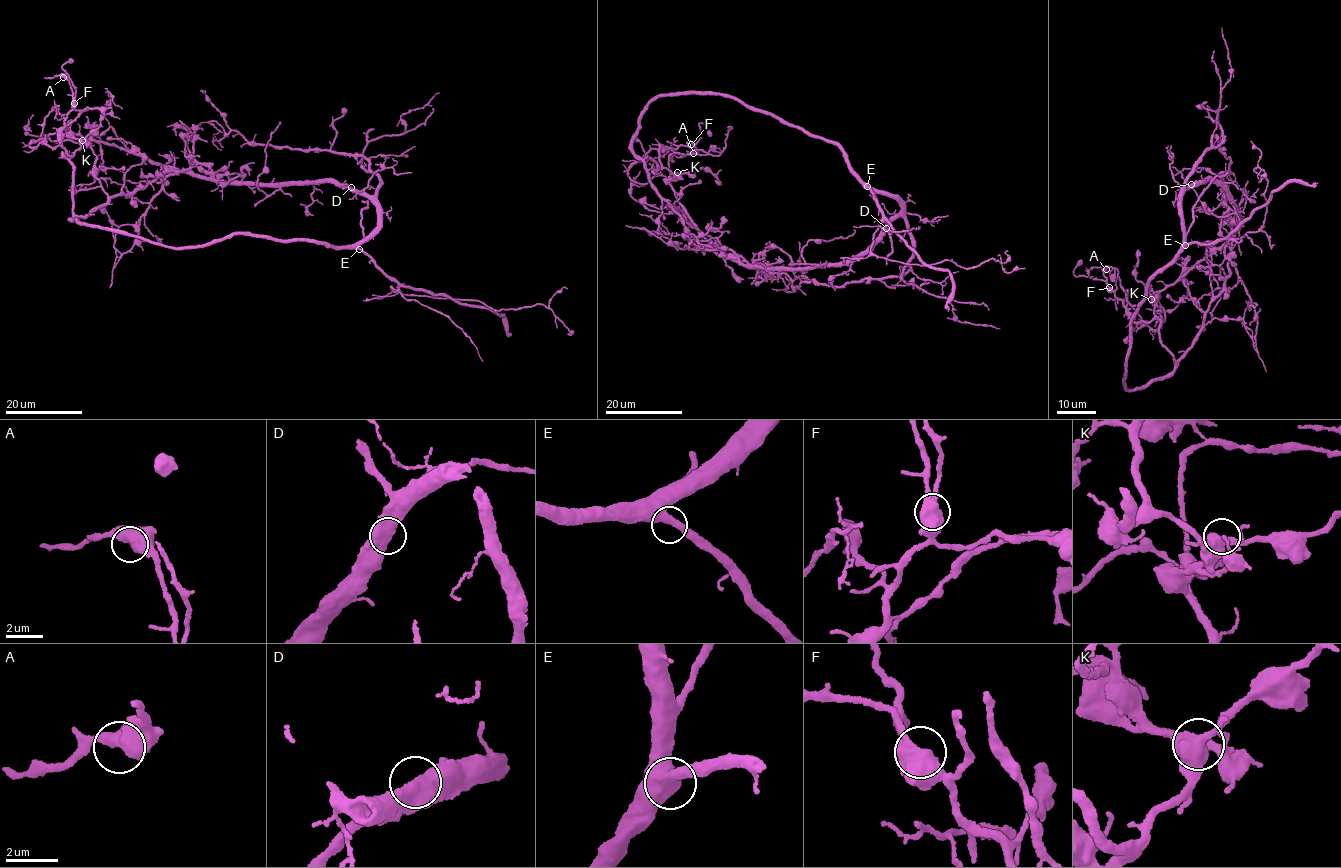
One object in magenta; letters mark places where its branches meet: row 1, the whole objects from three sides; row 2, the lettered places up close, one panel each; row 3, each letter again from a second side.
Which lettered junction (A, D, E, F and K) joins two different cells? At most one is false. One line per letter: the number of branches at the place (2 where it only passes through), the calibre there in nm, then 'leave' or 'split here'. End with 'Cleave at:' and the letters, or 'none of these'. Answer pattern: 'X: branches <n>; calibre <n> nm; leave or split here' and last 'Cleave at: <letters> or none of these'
A: branches 2; calibre 650 nm; leave
D: branches 2; calibre 600 nm; leave
E: branches 2; calibre 500 nm; leave
F: branches 2; calibre 650 nm; split here
K: branches 2; calibre 500 nm; leave
Cleave at: F

